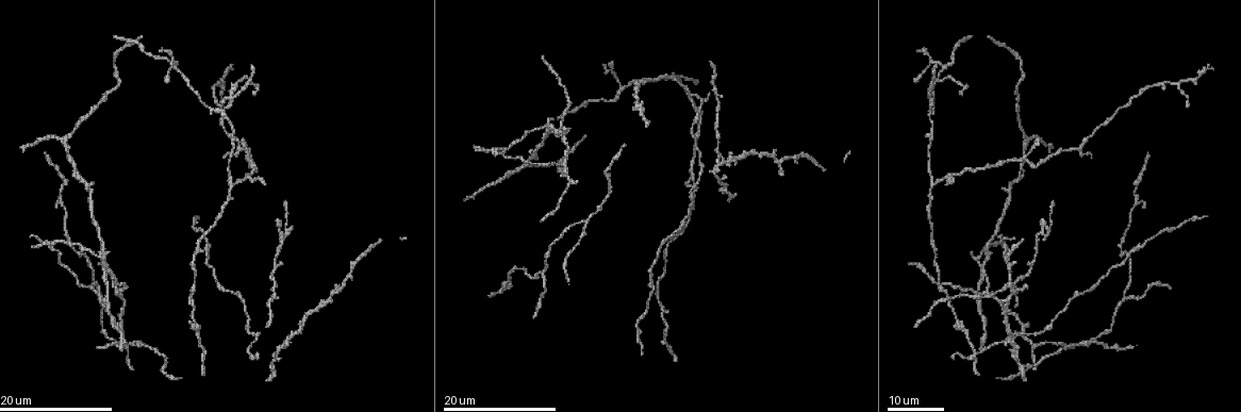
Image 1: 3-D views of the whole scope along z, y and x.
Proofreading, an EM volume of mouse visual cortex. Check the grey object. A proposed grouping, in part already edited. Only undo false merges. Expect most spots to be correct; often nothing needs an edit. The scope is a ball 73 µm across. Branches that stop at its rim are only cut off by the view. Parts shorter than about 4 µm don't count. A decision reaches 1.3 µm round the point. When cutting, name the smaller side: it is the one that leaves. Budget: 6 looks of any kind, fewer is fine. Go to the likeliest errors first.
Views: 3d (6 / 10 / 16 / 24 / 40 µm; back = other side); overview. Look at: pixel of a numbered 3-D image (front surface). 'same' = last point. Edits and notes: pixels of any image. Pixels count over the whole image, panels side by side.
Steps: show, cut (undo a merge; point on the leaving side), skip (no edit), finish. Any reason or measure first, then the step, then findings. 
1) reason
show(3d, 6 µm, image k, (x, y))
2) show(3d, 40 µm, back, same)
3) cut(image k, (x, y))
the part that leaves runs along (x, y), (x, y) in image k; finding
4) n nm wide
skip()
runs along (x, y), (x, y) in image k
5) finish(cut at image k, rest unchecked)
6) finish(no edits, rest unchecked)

side arm on a straight run
show(3d, 24 µm, image 1, (143, 343))

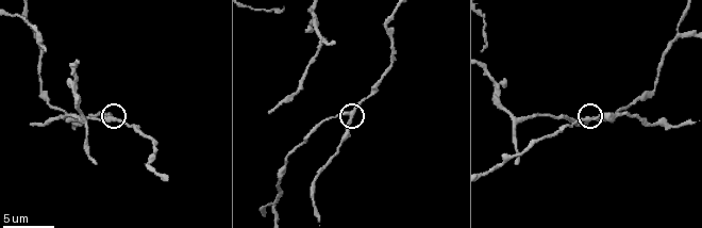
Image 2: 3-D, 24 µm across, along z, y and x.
show(3d, 6 µm, image 2, (354, 114))

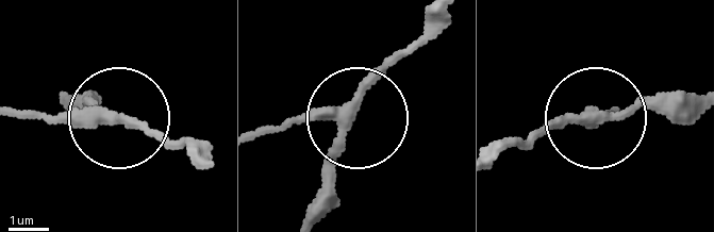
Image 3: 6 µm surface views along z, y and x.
3 arms
skip()
all the same neuron

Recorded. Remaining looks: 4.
three-way junction
show(3d, 24 µm, image 1, (978, 263))

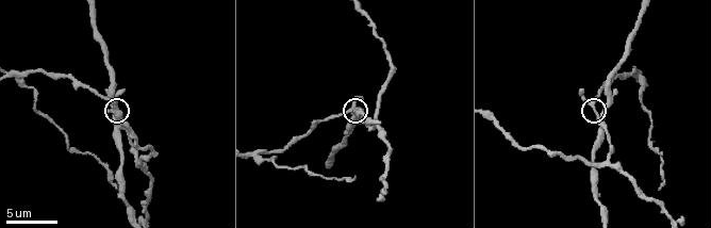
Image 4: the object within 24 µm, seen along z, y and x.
show(3d, 10 µm, image 4, (594, 113))

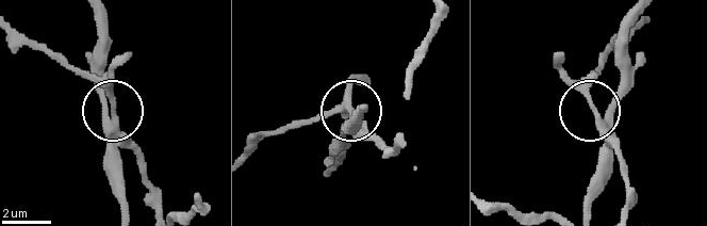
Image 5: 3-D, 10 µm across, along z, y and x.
3 arms
skip()
all the same neuron

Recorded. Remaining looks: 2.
arms part here
show(3d, 24 µm, image 1, (236, 96))

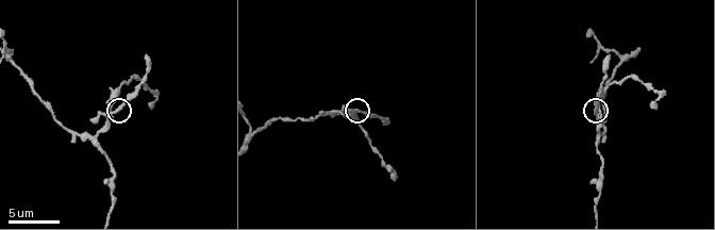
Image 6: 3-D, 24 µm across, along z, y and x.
show(3d, 10 µm, image 6, (595, 112))

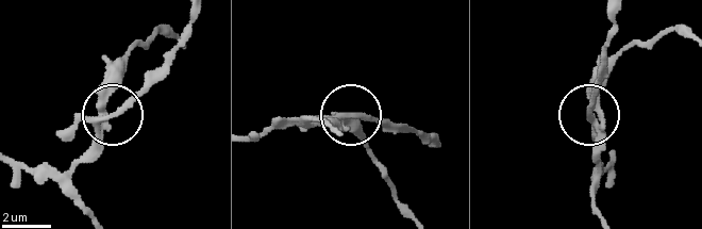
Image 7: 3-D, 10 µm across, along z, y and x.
cut(image 7, (99, 98))
a second neuron is stuck on

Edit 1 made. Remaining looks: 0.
finish(cut at image 7, rest unchecked)

